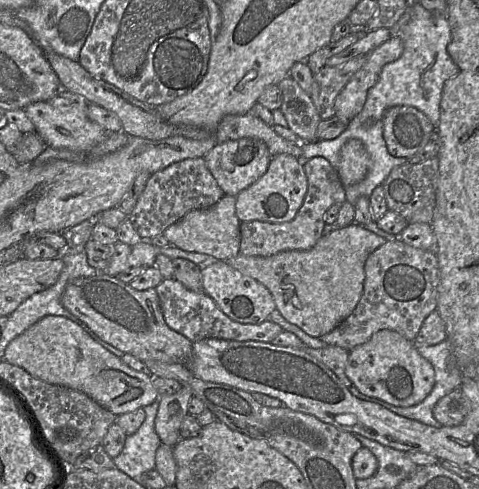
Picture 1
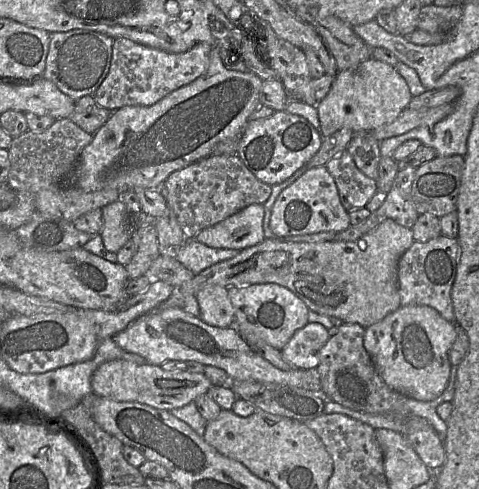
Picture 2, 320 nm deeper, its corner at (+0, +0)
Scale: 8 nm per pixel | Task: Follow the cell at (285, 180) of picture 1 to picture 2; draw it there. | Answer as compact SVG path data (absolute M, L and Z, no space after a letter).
M324 166L305 171L286 187L273 204L270 229L276 238L286 238L320 232L342 232L351 226L349 212L340 201L334 178Z

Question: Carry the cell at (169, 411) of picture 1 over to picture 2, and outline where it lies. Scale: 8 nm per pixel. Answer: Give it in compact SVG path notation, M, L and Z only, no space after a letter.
M162 307L148 312L115 335L114 340L123 350L142 356L152 365L160 366L168 360L196 361L205 366L215 366L224 370L229 382L278 383L323 393L316 369L281 370L256 353L234 326L219 328L208 325L199 317L186 313L182 308Z

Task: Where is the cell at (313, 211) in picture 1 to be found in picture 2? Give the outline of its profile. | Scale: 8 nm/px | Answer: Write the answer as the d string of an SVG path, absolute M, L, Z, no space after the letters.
M346 149L330 159L325 167L334 178L341 204L348 212L364 208L378 192L375 180L357 168Z

